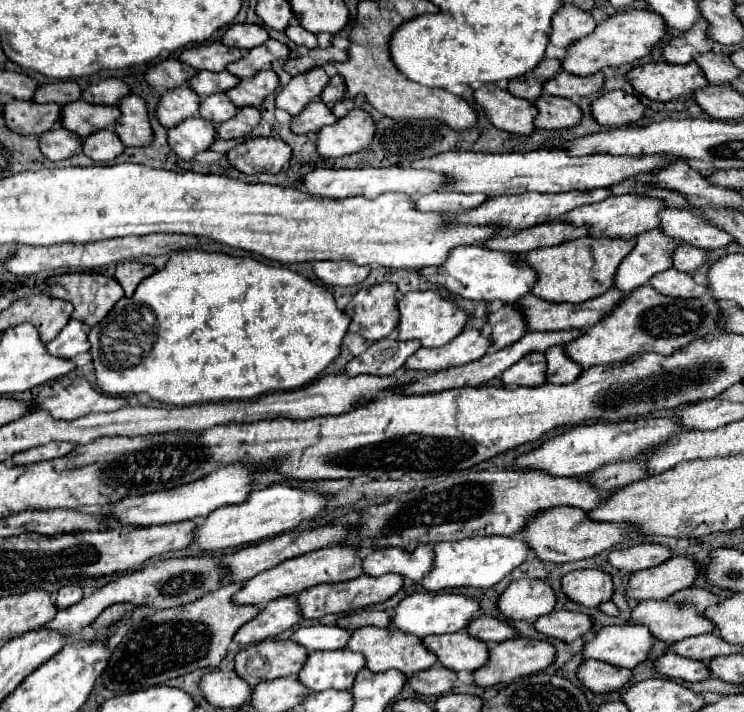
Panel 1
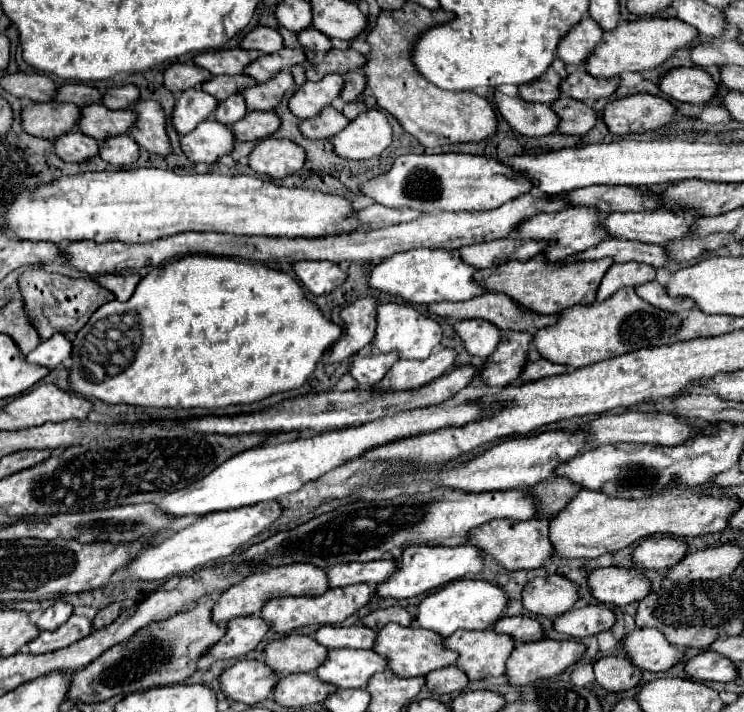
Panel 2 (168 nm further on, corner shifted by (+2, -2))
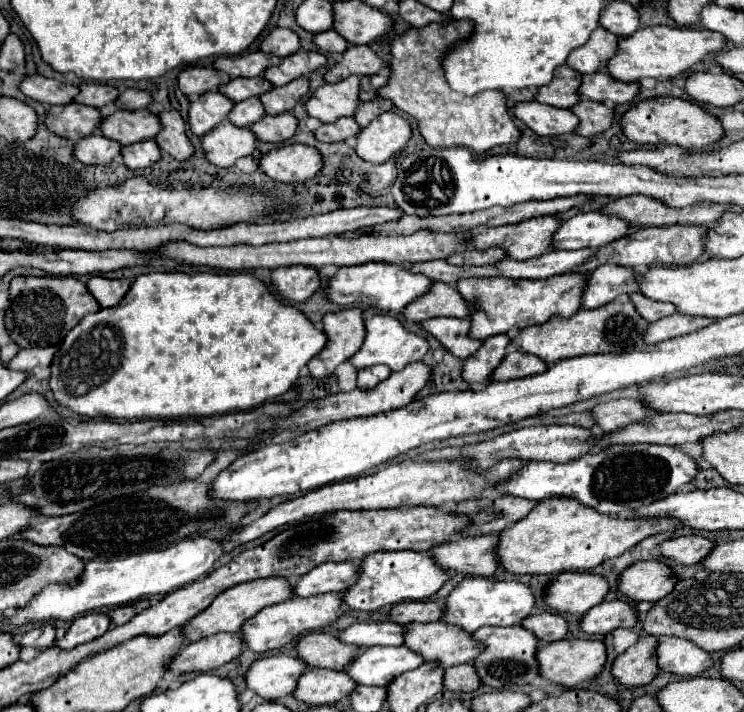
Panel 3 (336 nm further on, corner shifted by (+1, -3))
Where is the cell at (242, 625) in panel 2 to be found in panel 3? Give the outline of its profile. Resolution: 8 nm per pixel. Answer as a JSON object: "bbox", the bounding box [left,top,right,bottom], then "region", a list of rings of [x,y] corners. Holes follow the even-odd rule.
{"bbox":[170,632,244,672],"region":[[[220,632],[206,636],[198,642],[186,644],[178,656],[170,662],[170,670],[176,672],[210,672],[218,666],[238,658],[244,650],[244,638],[240,632]]]}

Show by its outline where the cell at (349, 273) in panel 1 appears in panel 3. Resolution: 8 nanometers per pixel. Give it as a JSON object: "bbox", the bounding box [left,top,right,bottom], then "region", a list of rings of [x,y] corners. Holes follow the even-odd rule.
{"bbox":[272,266,320,302],"region":[[[286,266],[272,270],[272,282],[284,300],[306,302],[320,288],[320,272],[310,266]]]}

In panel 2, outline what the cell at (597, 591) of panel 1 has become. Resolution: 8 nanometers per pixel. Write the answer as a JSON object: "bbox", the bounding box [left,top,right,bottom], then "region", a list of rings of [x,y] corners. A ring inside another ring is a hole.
{"bbox":[589,567,651,607],"region":[[[605,567],[589,575],[589,587],[597,601],[625,607],[641,601],[651,593],[651,581],[639,569]]]}

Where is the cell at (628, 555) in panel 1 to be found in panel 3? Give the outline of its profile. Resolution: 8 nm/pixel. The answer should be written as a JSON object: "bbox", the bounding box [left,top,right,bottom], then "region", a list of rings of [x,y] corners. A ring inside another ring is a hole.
{"bbox":[660,536,714,564],"region":[[[678,536],[664,540],[660,544],[660,554],[676,564],[698,564],[710,550],[714,542],[702,536]]]}

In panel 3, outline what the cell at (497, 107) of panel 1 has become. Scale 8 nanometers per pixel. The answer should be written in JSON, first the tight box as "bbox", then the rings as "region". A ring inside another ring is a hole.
{"bbox":[514,100,578,136],"region":[[[536,100],[518,102],[514,106],[514,116],[520,122],[524,122],[530,130],[534,130],[538,136],[568,134],[574,132],[574,128],[578,126],[578,118],[570,110],[546,106]]]}

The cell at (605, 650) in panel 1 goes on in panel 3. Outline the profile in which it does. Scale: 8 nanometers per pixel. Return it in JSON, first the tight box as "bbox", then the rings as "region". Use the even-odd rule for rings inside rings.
{"bbox":[656,636,712,676],"region":[[[658,636],[656,660],[660,670],[676,676],[698,676],[712,664],[706,650],[678,636]]]}

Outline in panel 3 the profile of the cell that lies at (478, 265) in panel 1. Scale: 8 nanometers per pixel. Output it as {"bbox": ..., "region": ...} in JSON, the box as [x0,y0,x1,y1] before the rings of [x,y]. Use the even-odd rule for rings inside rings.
{"bbox":[328,262,432,312],"region":[[[368,262],[362,266],[350,266],[350,268],[340,268],[340,272],[330,278],[330,288],[328,288],[328,300],[336,302],[338,306],[352,306],[352,304],[366,304],[366,306],[376,306],[380,310],[388,312],[402,312],[408,304],[430,292],[432,280],[424,274],[414,274],[406,266],[400,264],[378,264],[378,262]]]}

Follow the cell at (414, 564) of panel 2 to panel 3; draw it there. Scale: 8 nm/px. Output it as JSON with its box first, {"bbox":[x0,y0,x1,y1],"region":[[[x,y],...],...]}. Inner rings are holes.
{"bbox":[344,550,450,612],"region":[[[394,550],[394,552],[374,552],[360,562],[360,580],[344,592],[344,602],[348,608],[374,612],[382,606],[400,604],[406,600],[424,600],[436,594],[444,582],[450,580],[450,572],[442,568],[434,556],[412,552],[412,550]]]}

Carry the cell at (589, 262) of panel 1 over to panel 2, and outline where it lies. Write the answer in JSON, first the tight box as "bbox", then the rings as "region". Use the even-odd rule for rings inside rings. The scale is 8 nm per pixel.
{"bbox":[473,255,611,315],"region":[[[537,255],[531,261],[509,261],[497,267],[489,267],[483,271],[477,271],[473,275],[473,281],[481,285],[485,291],[497,291],[509,295],[515,303],[519,303],[523,309],[539,313],[539,315],[557,315],[567,307],[573,305],[591,305],[595,303],[595,295],[599,289],[599,283],[611,265],[611,259],[591,261],[591,263],[571,263],[571,265],[553,265],[543,259],[543,255]]]}

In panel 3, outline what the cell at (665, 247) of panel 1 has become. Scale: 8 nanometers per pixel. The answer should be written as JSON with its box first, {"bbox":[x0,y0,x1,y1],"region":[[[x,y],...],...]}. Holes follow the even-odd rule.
{"bbox":[584,264,638,308],"region":[[[616,264],[598,266],[584,290],[584,308],[598,308],[612,302],[620,294],[632,294],[638,290],[638,272],[634,268],[622,268]]]}

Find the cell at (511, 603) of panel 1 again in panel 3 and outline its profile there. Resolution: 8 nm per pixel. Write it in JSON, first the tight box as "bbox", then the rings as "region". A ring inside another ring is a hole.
{"bbox":[544,572,608,614],"region":[[[562,572],[546,590],[544,602],[548,608],[564,608],[564,610],[556,610],[560,614],[584,614],[588,612],[592,606],[600,604],[604,600],[604,596],[608,594],[608,582],[602,576],[594,576],[594,574],[580,574],[580,572]]]}

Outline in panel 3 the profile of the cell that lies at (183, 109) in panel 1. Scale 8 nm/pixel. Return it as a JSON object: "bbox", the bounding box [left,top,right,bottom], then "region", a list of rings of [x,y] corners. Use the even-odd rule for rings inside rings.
{"bbox":[188,92,234,136],"region":[[[204,92],[198,100],[190,100],[188,108],[188,124],[196,136],[212,130],[220,124],[226,114],[232,110],[234,102],[222,96],[220,92]]]}

